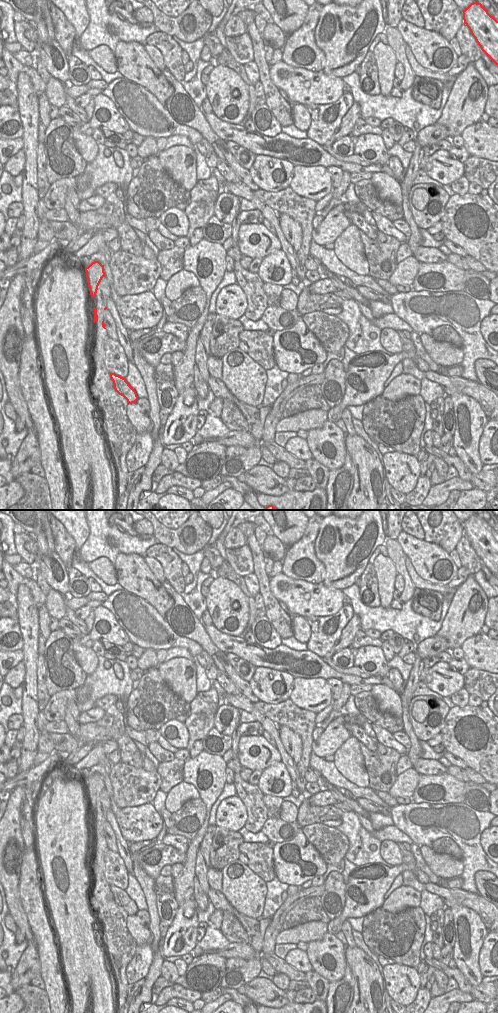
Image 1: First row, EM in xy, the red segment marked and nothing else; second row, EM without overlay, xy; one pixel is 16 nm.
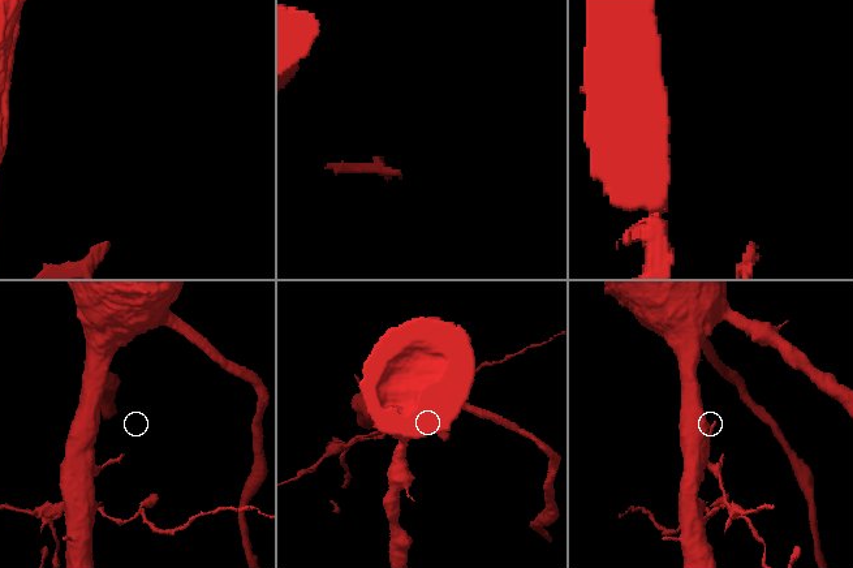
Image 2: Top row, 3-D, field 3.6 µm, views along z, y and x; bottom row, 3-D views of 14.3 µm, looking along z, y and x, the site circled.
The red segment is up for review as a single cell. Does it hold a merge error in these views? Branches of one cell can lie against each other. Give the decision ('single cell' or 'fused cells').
fused cells

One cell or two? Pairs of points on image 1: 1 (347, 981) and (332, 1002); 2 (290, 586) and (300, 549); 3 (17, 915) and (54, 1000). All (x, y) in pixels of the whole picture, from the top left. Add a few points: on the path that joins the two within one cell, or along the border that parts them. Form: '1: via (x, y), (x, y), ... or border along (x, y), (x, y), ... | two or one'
1: via (341, 987), (332, 996) | one
2: border along (281, 572), (294, 579), (303, 579), (315, 584) | two
3: border along (35, 945), (40, 974) | two

